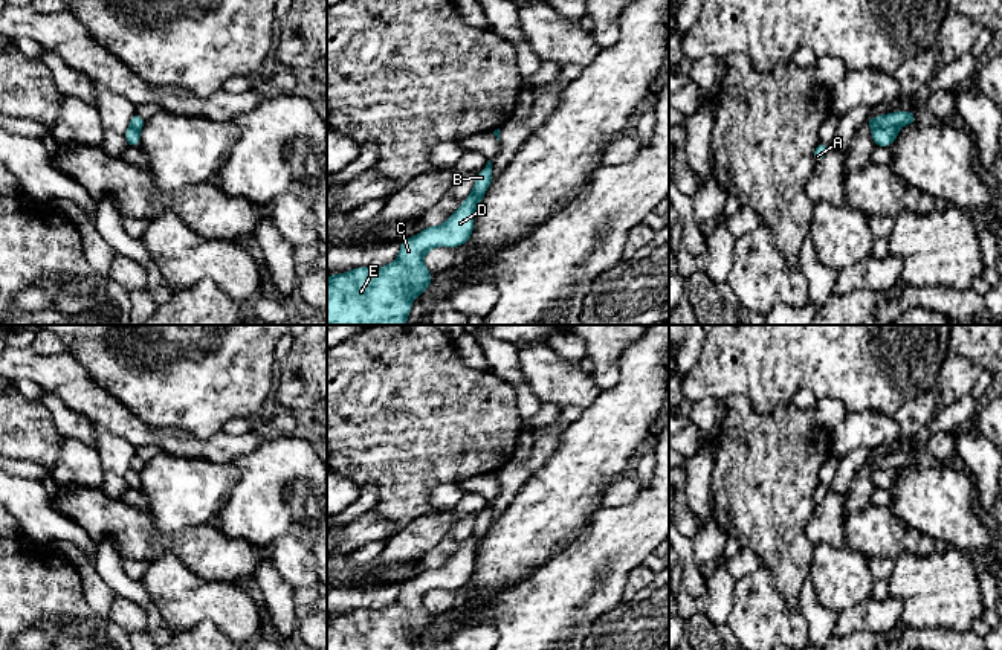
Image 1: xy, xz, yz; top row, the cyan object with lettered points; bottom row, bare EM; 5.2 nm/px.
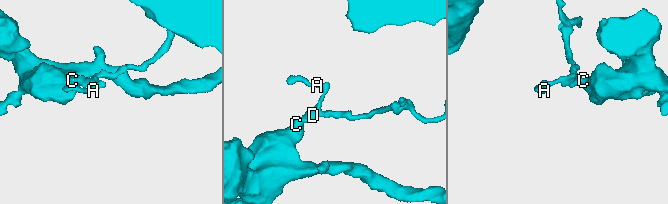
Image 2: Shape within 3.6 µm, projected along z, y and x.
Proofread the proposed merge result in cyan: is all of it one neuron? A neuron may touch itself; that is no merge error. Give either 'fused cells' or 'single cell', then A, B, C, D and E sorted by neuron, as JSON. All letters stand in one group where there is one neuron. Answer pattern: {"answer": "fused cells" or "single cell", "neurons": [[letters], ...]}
{"answer": "fused cells", "neurons": [["A", "B"], ["C", "D", "E"]]}

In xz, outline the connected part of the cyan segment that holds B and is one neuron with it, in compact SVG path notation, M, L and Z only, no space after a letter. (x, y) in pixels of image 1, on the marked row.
M489 160L484 169L477 175L477 180L474 185L474 197L475 197L477 208L481 198L484 197L484 192L487 186L490 185L492 179L493 179L493 172L492 172L492 163Z

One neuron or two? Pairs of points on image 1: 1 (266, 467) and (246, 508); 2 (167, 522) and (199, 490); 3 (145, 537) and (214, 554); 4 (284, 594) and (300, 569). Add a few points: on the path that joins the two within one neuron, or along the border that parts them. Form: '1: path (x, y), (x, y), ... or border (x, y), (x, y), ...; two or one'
1: path (266, 478), (266, 489), (257, 498); one
2: path (174, 514), (191, 498); one
3: path (162, 543), (197, 547); one
4: border (268, 556), (275, 569), (295, 589); two

